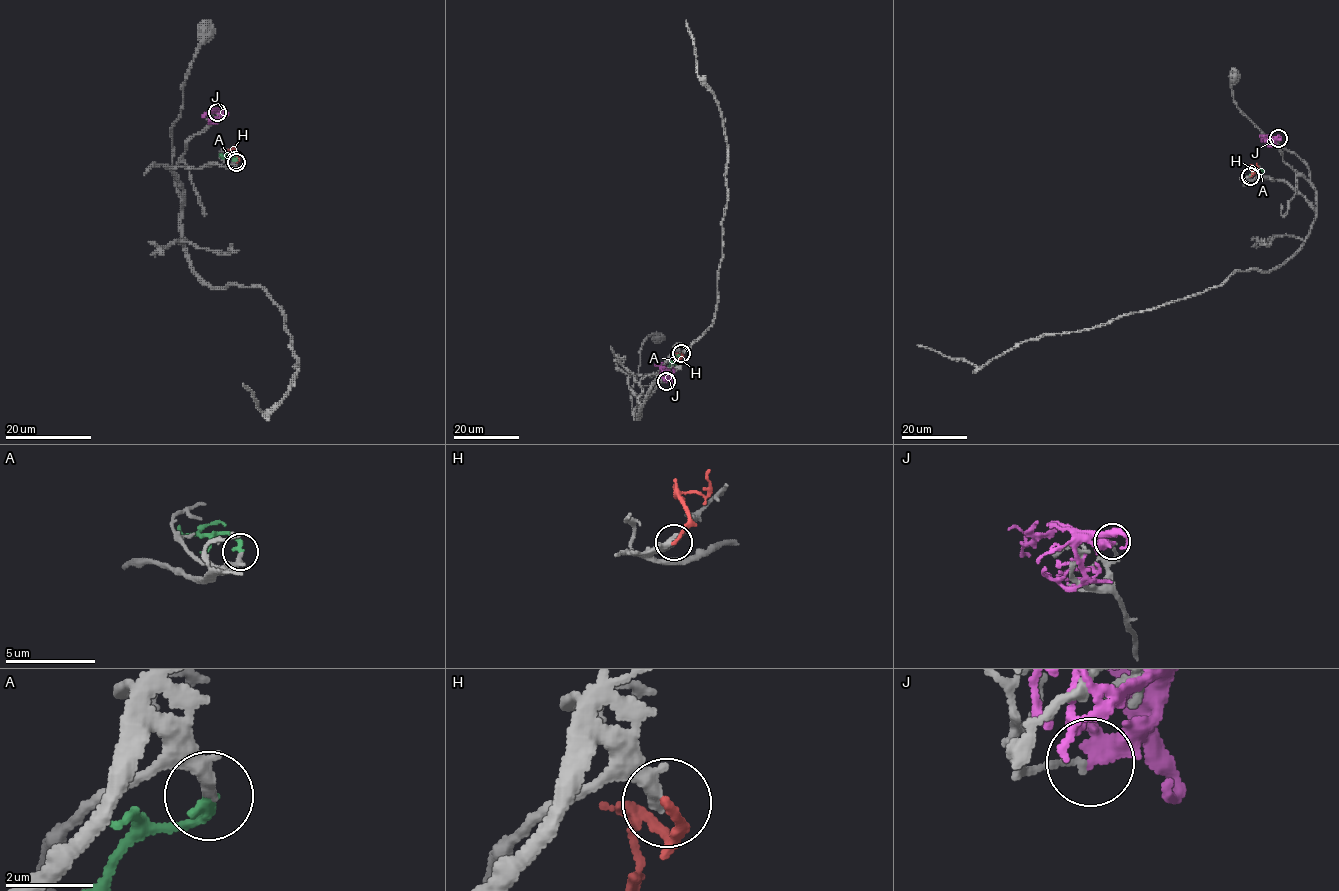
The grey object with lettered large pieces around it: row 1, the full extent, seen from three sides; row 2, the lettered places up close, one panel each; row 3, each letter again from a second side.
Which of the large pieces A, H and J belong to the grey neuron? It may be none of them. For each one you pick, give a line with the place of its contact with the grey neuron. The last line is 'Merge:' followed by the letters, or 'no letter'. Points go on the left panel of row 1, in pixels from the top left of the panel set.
A: (235, 160)
H: (236, 162)
Merge: A, H

